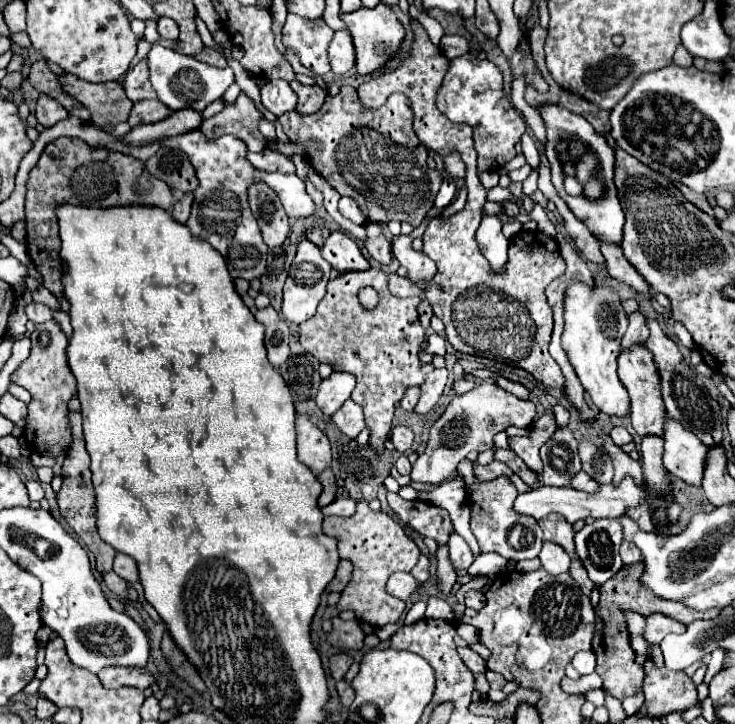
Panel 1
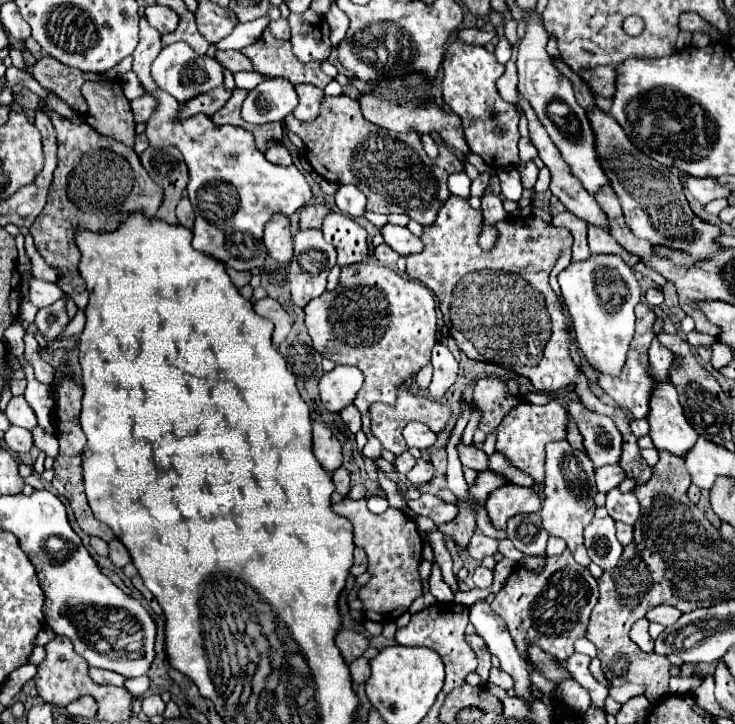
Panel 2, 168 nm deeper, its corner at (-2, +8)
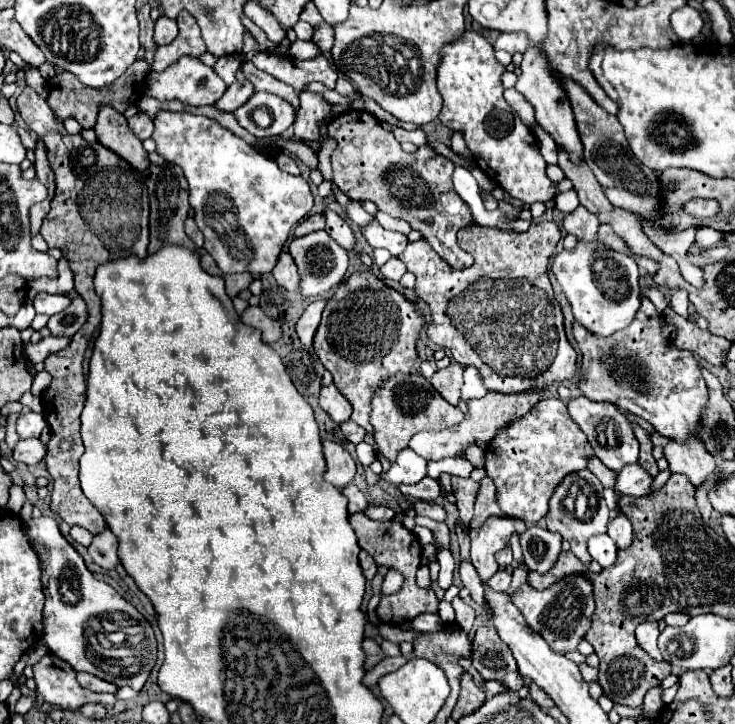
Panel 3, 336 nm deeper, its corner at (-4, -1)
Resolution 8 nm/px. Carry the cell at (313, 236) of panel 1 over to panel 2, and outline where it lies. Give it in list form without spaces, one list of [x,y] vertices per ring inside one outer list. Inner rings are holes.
[[[310,204],[310,206],[304,206],[302,208],[302,212],[300,212],[300,228],[302,230],[308,230],[308,228],[320,228],[322,226],[322,220],[324,220],[324,216],[330,212],[330,208],[328,206],[324,206],[324,204],[320,204],[320,206],[316,206],[316,204]]]

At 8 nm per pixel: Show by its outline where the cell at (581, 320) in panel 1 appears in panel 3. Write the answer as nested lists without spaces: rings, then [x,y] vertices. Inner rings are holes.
[[[598,241],[578,243],[572,251],[562,249],[552,261],[552,273],[572,305],[574,319],[596,337],[610,337],[626,329],[640,309],[642,293],[634,257],[610,251],[610,247],[602,247]]]

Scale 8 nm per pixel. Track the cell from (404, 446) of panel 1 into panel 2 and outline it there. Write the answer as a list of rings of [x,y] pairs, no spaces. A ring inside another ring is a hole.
[[[410,422],[410,424],[406,424],[402,434],[404,434],[406,442],[408,442],[408,448],[428,450],[436,442],[436,434],[432,430],[428,430],[428,426],[424,426],[422,422]]]

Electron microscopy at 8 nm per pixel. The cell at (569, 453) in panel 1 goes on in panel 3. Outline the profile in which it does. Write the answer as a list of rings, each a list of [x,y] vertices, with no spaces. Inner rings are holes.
[[[588,469],[574,471],[558,483],[558,487],[554,489],[554,493],[550,497],[550,511],[546,513],[548,529],[560,533],[562,539],[570,543],[570,551],[586,567],[592,561],[592,557],[588,555],[588,549],[586,549],[588,539],[592,535],[606,533],[606,525],[608,525],[608,507],[606,507],[606,501],[602,497],[602,489],[604,489],[602,483]]]

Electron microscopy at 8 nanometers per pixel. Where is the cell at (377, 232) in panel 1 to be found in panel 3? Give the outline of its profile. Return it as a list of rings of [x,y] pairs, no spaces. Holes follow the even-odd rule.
[[[392,257],[390,261],[386,261],[386,263],[380,267],[380,273],[382,273],[382,277],[386,277],[386,279],[398,281],[398,279],[406,273],[406,265],[404,265],[400,259]]]

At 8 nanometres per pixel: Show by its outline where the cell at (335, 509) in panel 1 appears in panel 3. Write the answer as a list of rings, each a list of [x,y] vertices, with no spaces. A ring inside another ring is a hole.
[[[412,449],[400,451],[390,469],[380,473],[380,479],[392,485],[418,483],[422,477],[426,477],[426,459],[416,455]]]

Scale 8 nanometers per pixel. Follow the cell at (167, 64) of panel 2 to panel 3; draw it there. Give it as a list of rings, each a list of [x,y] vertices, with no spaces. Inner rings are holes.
[[[180,57],[176,63],[172,63],[166,71],[162,73],[150,73],[146,77],[146,83],[148,83],[148,89],[146,89],[146,95],[148,97],[154,97],[158,101],[172,101],[172,99],[178,99],[182,101],[184,105],[214,105],[222,93],[226,91],[226,85],[224,81],[214,73],[212,67],[204,65],[200,59],[196,57]]]

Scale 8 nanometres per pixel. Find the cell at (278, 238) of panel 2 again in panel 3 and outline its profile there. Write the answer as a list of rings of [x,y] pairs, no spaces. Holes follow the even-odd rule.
[[[282,251],[282,253],[278,255],[278,263],[276,263],[276,267],[272,269],[272,275],[274,275],[274,279],[278,281],[280,287],[286,287],[286,289],[290,289],[290,291],[296,291],[296,289],[298,289],[300,279],[298,279],[296,263],[294,263],[294,259],[292,259],[292,255],[290,255],[288,251]]]

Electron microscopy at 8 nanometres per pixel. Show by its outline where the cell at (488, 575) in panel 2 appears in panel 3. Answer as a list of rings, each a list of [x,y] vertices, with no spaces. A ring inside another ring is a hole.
[[[500,569],[498,573],[494,573],[494,575],[486,581],[486,587],[494,589],[494,591],[506,591],[506,589],[510,587],[510,575],[508,575],[504,569]]]

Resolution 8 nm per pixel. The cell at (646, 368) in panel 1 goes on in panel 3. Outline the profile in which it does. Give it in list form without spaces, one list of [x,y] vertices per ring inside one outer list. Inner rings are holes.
[[[690,435],[686,443],[668,439],[664,447],[664,457],[672,473],[674,471],[684,473],[694,485],[700,485],[702,481],[706,481],[716,469],[716,459],[704,449],[702,441],[698,441],[698,437],[694,435]]]

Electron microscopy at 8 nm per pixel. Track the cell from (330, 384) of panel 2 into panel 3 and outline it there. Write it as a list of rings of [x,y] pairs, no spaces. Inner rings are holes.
[[[328,385],[328,387],[322,387],[320,391],[320,407],[332,417],[332,421],[336,423],[344,423],[350,419],[352,415],[352,407],[350,407],[350,401],[338,391],[338,387],[334,385]]]

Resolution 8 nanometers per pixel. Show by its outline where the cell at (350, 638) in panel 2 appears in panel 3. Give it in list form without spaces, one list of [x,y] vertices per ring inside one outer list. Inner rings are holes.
[[[364,639],[364,643],[362,643],[362,649],[364,649],[364,655],[366,655],[366,659],[364,659],[364,665],[366,665],[366,671],[370,669],[370,667],[374,667],[380,659],[384,659],[384,653],[382,653],[382,649],[380,649],[380,645],[378,643],[374,643],[372,639]]]

